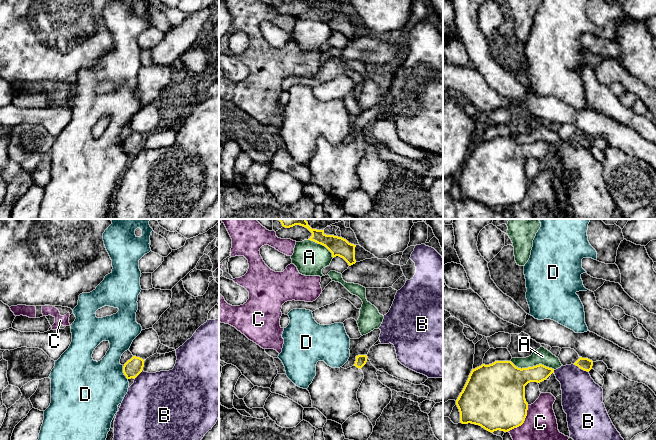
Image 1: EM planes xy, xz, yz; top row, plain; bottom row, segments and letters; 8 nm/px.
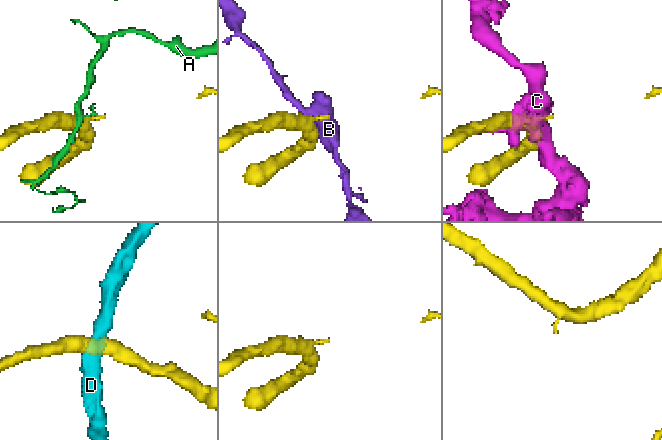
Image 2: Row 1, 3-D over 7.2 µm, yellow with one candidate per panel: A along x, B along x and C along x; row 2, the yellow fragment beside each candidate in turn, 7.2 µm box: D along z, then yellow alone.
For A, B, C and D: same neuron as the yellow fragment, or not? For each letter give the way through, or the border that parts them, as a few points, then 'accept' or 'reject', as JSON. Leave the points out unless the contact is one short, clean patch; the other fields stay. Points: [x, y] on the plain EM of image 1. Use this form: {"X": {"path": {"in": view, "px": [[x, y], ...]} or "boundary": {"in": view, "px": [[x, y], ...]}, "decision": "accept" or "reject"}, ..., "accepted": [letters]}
{"A": {"decision": "reject"}, "B": {"decision": "reject"}, "C": {"decision": "reject"}, "D": {"boundary": {"in": "xy", "px": [[122, 142], [122, 148], [127, 155]]}, "decision": "reject"}, "accepted": []}

